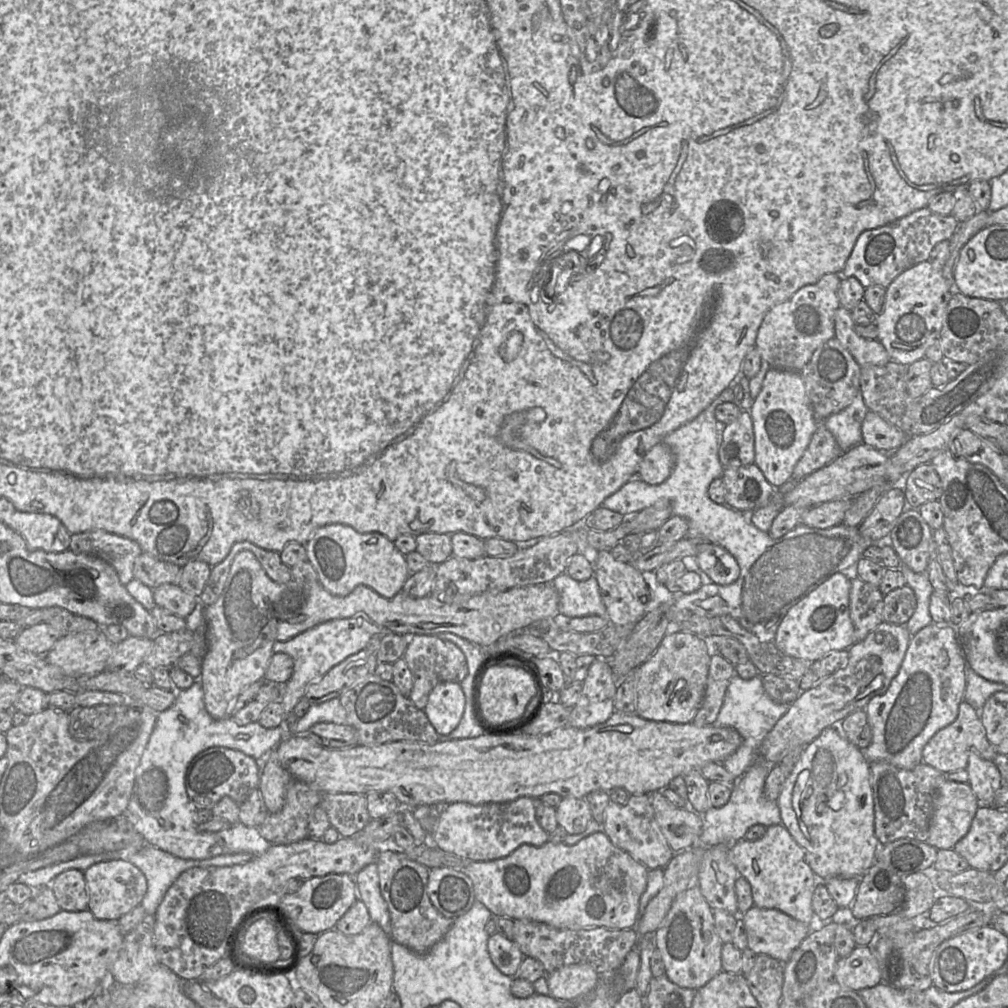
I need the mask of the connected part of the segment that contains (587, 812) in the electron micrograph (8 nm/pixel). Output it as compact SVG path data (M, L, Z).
M564 797L556 808L556 819L568 834L576 835L586 830L593 816L585 798Z

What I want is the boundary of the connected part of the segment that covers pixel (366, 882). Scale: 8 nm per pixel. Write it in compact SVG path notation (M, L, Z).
M373 862L355 875L358 898L366 905L371 920L377 923L391 937L392 928L388 905L380 890L377 863Z

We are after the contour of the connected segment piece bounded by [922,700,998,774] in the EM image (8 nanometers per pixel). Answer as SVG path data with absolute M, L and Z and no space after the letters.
M963 700L959 704L957 718L935 733L924 746L922 762L948 774L952 771L966 769L971 752L991 761L994 761L998 755L986 737L986 731L979 713L968 702Z

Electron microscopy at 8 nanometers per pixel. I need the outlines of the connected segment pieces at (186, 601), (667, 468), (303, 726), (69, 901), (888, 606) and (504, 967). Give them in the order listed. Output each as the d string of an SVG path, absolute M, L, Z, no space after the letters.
M163 584L154 588L153 599L157 606L183 619L199 601L199 597L187 594L178 584Z
M660 442L644 454L635 477L649 485L661 484L672 473L674 464L675 456L671 448Z
M340 697L311 705L306 714L298 720L293 735L305 734L313 725L321 722L347 724L347 713L341 704Z
M69 869L56 876L50 884L62 910L83 911L88 907L88 889L84 873Z
M905 585L884 595L883 621L905 625L915 612L917 600L914 591Z
M494 933L488 939L488 952L499 971L506 976L517 976L525 956L513 940L500 933Z

